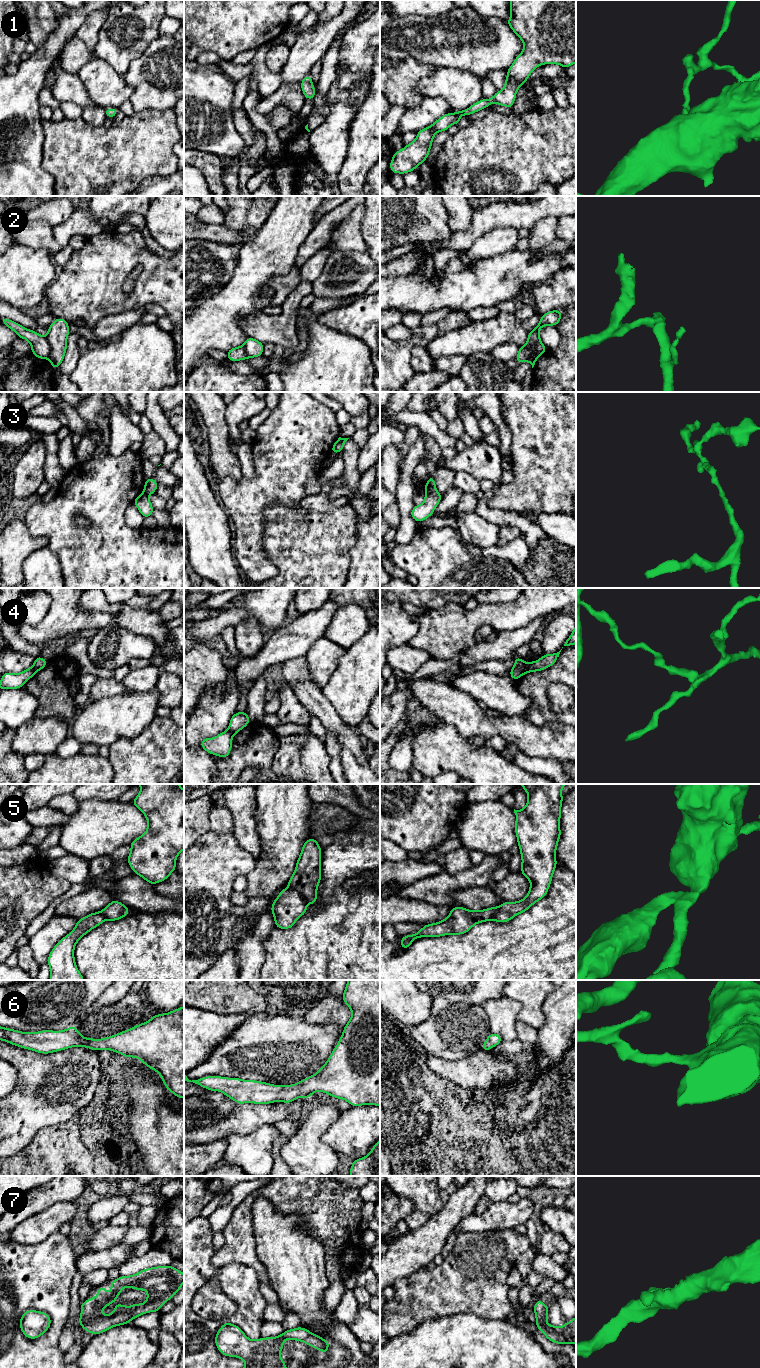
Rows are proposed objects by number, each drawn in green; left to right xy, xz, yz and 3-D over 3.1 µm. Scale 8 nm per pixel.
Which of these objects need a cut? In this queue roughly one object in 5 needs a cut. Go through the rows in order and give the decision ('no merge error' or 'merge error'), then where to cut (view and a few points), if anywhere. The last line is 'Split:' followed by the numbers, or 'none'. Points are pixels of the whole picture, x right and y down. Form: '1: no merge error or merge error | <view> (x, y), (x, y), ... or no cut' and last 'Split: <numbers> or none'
1: no merge error | no cut
2: merge error | xy (45, 337), (50, 347), (48, 358)
3: merge error | yz (435, 489), (426, 493)
4: merge error | yz (527, 663), (522, 674)
5: merge error | xz (289, 886), (295, 889), (305, 902)
6: no merge error | no cut
7: no merge error | no cut
Split: 2, 3, 4, 5

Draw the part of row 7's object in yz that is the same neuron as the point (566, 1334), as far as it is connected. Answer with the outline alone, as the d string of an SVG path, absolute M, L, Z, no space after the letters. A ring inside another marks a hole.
M539 1298L533 1310L536 1316L536 1327L553 1343L574 1345L576 1343L576 1316L562 1327L547 1325L545 1322L549 1321L548 1310L549 1306L545 1305Z

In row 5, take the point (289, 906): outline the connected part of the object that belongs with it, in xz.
M288 887L273 901L271 912L277 928L290 929L307 912L307 905L298 891Z

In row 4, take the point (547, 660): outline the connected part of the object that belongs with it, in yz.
M561 650L553 654L544 654L539 660L527 663L523 675L529 672L541 671L551 667L557 661Z

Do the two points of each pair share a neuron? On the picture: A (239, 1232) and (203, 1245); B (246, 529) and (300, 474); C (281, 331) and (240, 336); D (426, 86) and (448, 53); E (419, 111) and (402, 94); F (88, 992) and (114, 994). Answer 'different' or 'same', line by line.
A: different
B: same
C: different
D: different
E: different
F: different

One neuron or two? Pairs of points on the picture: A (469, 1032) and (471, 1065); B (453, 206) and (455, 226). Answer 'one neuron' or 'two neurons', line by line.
A: two neurons
B: one neuron

